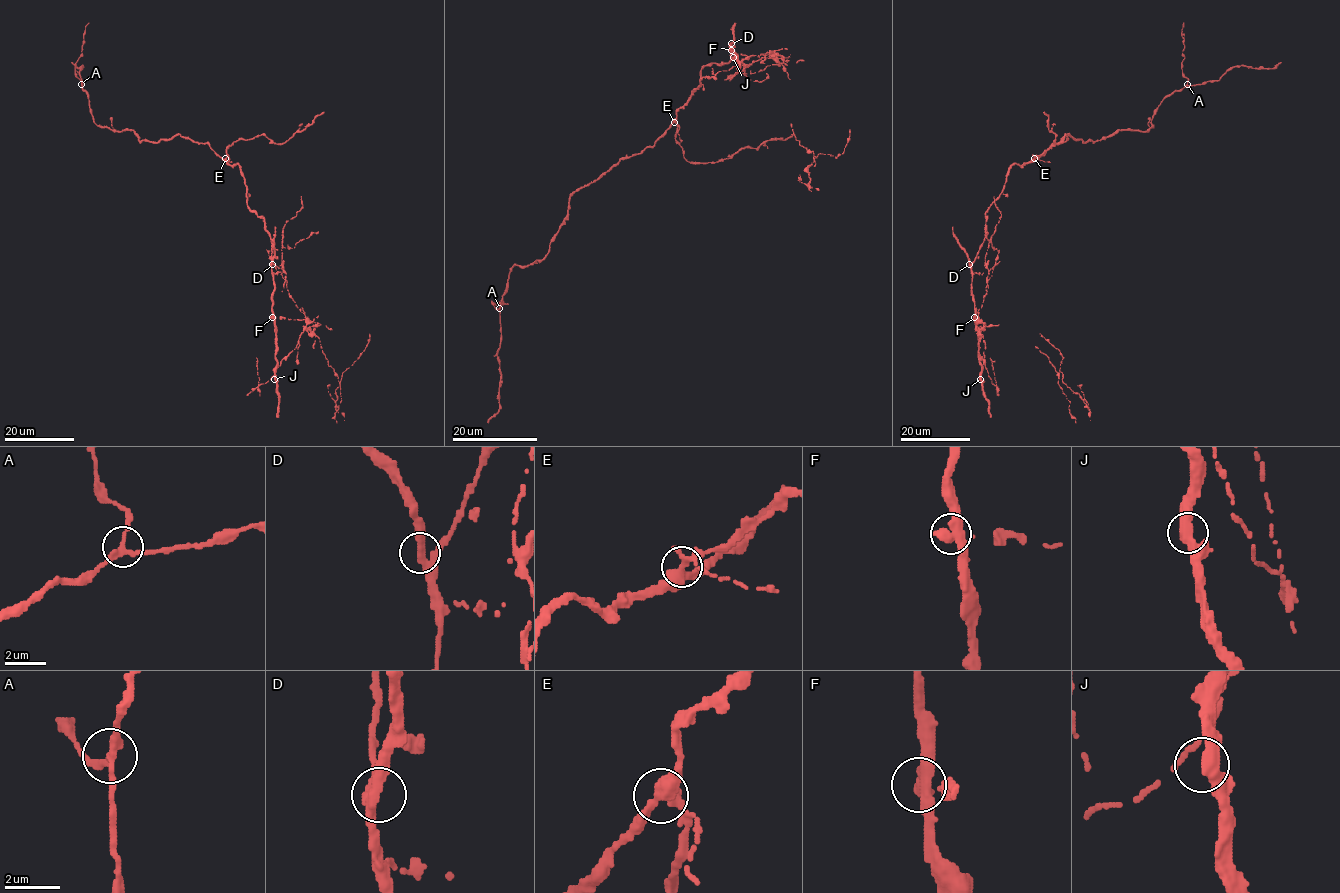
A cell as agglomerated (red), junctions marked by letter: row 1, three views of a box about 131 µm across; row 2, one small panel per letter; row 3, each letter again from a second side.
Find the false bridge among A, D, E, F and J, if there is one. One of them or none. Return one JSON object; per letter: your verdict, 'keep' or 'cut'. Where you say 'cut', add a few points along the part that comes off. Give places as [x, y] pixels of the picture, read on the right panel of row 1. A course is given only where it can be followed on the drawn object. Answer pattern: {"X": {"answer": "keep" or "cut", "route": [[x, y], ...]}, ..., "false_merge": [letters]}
{"A": {"answer": "keep"}, "D": {"answer": "keep"}, "E": {"answer": "keep"}, "F": {"answer": "cut"}, "J": {"answer": "keep"}, "false_merge": ["F"]}

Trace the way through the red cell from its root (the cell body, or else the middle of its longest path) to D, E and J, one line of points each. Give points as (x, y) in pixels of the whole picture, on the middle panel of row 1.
D: (699, 78), (705, 65), (719, 65), (730, 60), (731, 43)
E: (699, 78), (699, 86), (676, 112), (674, 122)
J: (699, 78), (705, 65), (719, 65), (730, 60), (730, 46), (733, 46), (731, 49), (736, 56), (733, 57)

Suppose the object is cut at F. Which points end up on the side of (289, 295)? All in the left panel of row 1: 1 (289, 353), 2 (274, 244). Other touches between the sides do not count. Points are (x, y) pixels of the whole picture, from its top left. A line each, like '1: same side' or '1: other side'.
1: same side
2: other side

